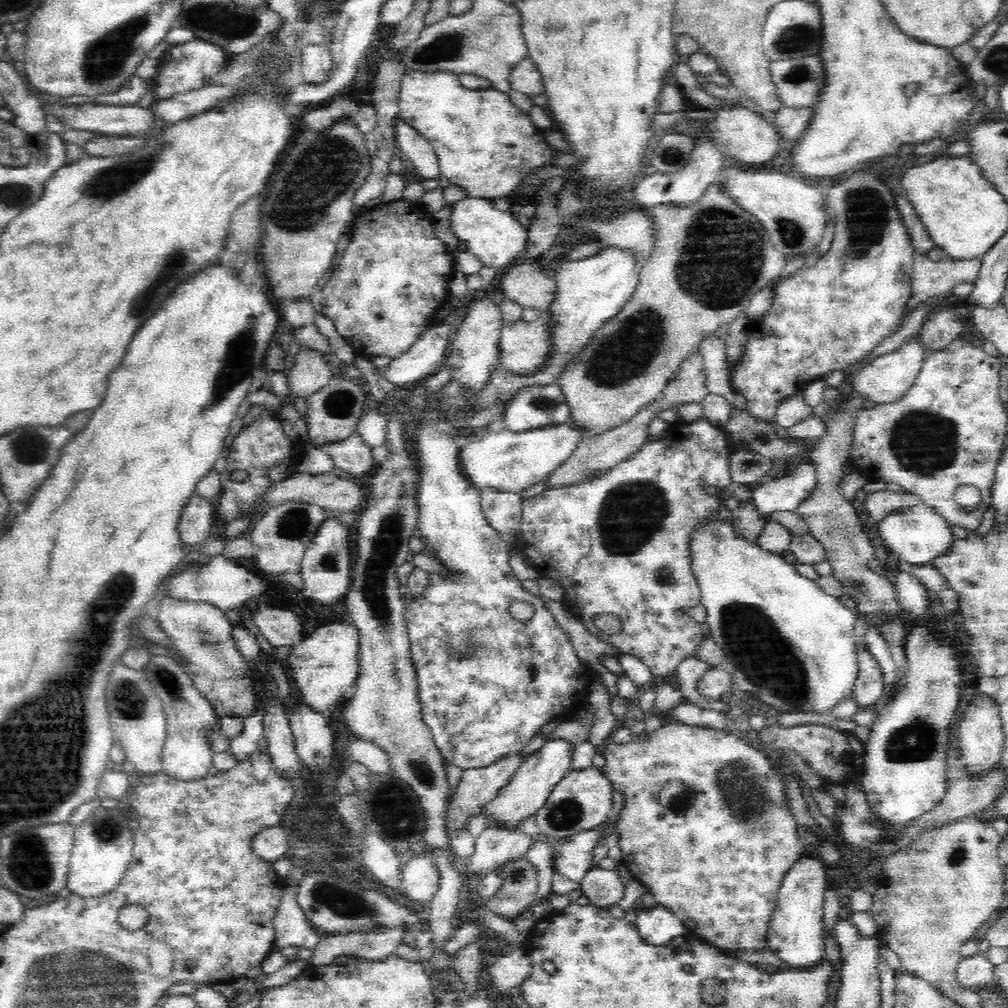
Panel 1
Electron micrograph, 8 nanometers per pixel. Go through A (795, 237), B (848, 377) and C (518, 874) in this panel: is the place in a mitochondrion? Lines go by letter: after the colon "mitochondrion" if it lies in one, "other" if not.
A: mitochondrion
B: other
C: mitochondrion

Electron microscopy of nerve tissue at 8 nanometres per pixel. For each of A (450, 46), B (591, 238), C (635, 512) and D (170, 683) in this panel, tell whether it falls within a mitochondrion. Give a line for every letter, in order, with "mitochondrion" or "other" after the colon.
A: mitochondrion
B: other
C: mitochondrion
D: mitochondrion

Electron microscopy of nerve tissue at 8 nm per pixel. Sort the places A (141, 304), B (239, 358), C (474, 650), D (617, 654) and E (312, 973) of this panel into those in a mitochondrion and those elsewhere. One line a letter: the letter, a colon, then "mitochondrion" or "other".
A: mitochondrion
B: mitochondrion
C: mitochondrion
D: other
E: other

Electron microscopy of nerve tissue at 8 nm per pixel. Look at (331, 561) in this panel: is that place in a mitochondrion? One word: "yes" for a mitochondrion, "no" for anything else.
yes

